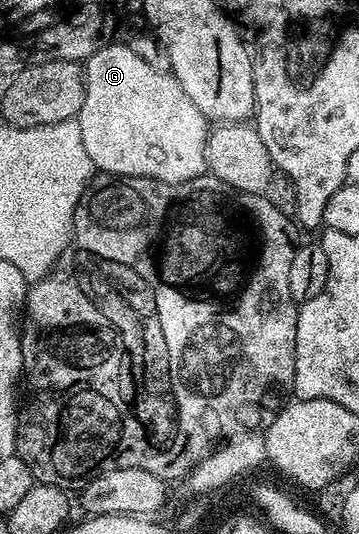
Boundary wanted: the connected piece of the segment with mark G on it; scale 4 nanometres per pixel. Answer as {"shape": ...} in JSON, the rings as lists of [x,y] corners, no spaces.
{"shape":[[[106,43],[84,62],[83,80],[85,98],[75,120],[83,147],[100,172],[114,173],[117,177],[149,177],[153,181],[167,183],[183,183],[206,172],[205,144],[211,132],[210,126],[203,111],[199,111],[199,107],[187,99],[187,91],[183,91],[172,72],[143,63],[143,59],[139,59],[128,44]]]}

